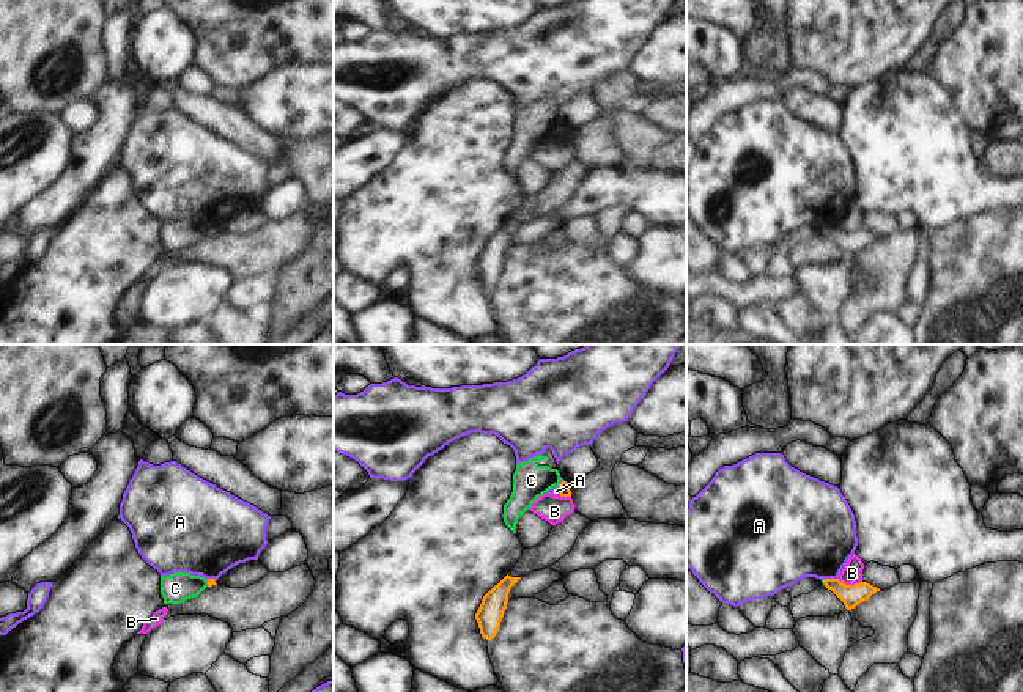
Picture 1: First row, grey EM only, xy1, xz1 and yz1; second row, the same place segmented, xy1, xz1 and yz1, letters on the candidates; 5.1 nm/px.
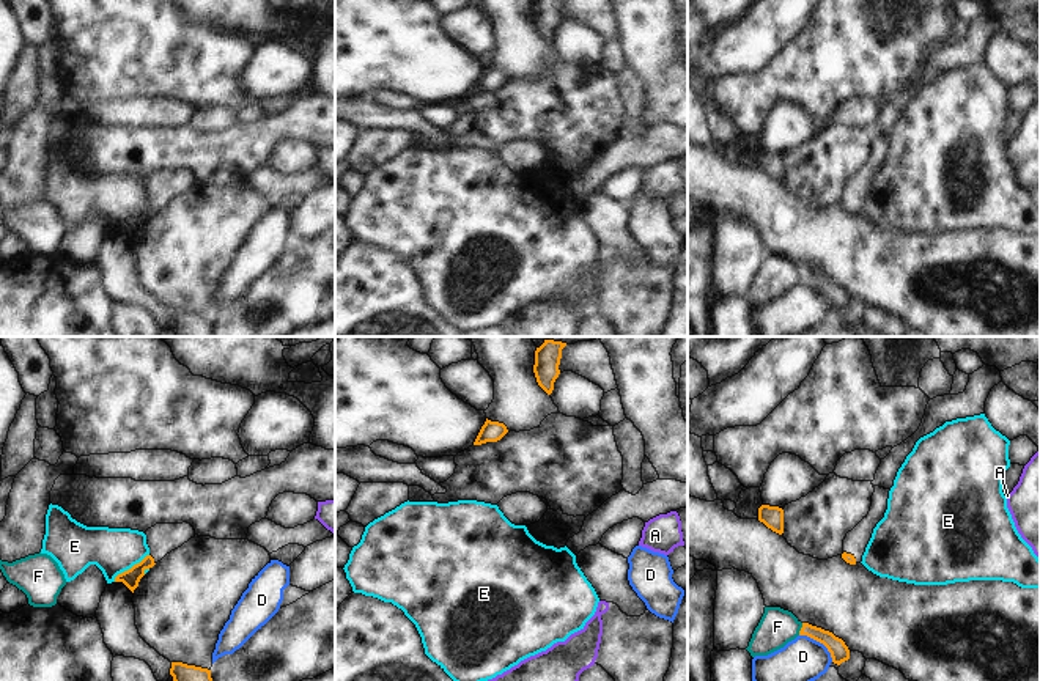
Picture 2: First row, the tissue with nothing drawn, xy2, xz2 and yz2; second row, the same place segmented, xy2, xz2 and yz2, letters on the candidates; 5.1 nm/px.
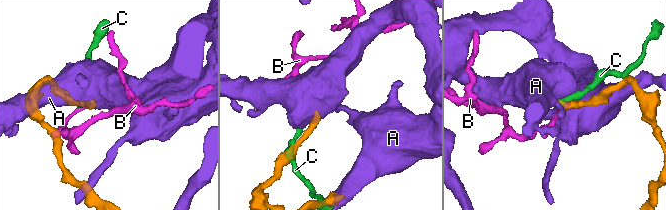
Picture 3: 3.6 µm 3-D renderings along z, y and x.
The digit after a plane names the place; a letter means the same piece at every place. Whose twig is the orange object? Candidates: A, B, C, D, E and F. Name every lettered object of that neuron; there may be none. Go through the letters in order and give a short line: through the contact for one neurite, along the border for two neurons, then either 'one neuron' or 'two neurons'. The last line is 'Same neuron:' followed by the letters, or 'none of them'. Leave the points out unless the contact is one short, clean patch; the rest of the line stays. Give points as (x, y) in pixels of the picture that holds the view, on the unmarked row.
A: yz1 (836, 225), (822, 227) | two neurons
B: yz1 (838, 225), (845, 231), (861, 230) | two neurons
C: xy1 (206, 227), (208, 233) | two neurons
D: yz2 (800, 282), (818, 288), (833, 309) | two neurons
E: xy2 (148, 202), (121, 219), (114, 228) | two neurons
F: yz2 (803, 271), (798, 282) | two neurons
Same neuron: none of them

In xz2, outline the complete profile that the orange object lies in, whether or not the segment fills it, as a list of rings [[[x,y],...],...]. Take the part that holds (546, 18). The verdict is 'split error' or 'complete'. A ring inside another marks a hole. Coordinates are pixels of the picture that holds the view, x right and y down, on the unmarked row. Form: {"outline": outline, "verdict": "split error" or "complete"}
{"outline": [[[535,0],[533,20],[538,33],[551,42],[554,38],[554,30],[560,22],[562,0]]], "verdict": "complete"}

